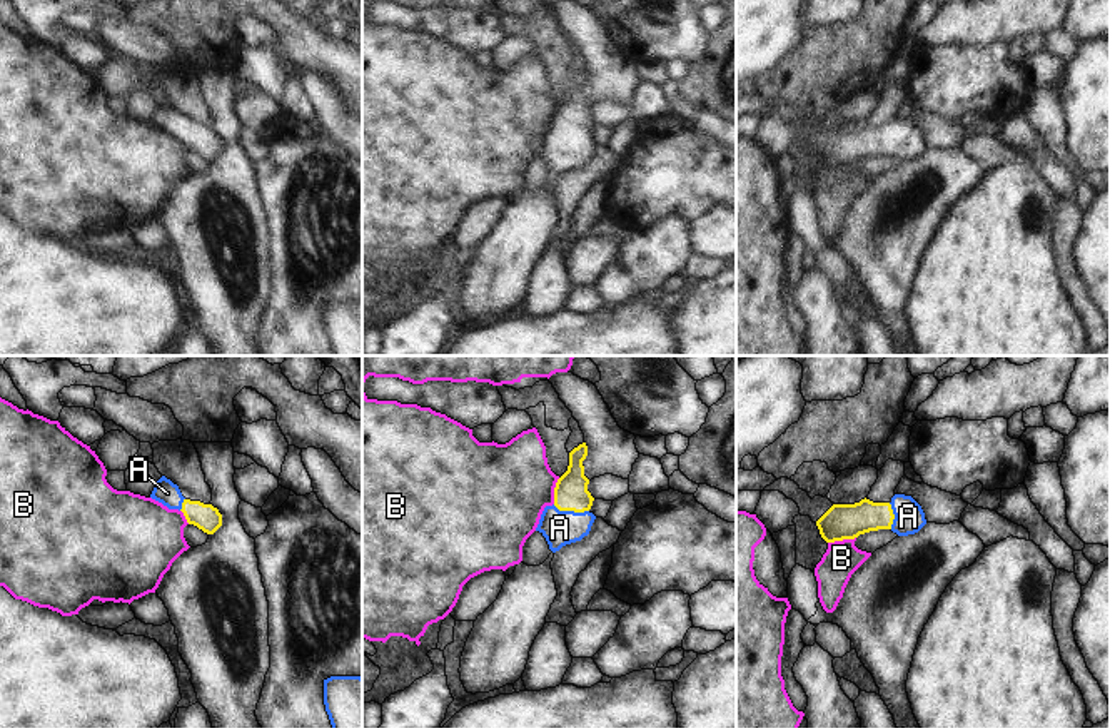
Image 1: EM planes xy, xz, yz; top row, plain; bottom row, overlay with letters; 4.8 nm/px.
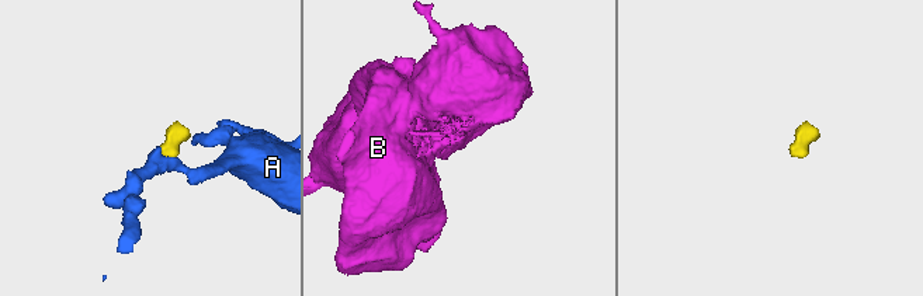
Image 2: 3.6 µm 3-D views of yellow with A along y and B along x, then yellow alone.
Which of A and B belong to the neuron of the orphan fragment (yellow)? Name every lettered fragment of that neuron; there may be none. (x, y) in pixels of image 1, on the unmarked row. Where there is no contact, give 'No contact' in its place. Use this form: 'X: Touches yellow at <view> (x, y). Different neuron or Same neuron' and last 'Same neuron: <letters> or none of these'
A: Touches yellow at xz (571, 136). Same neuron
B: Touches yellow at yz (842, 166). Different neuron
Same neuron: A.

